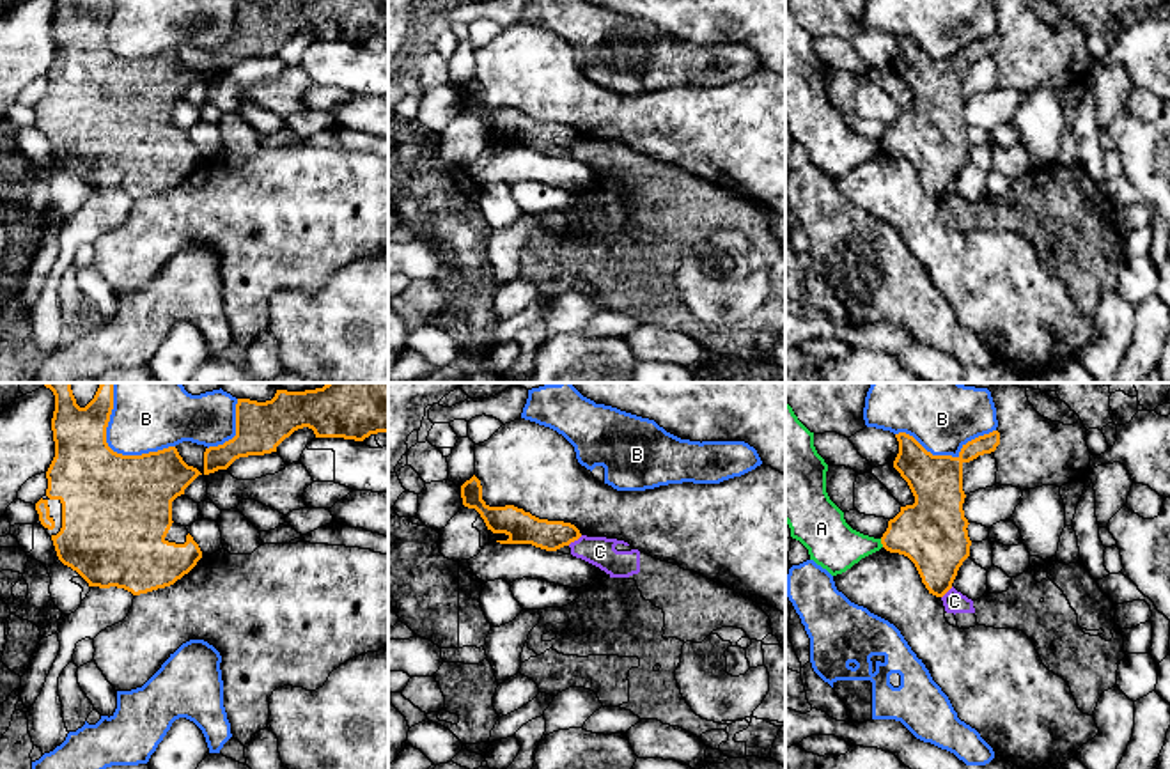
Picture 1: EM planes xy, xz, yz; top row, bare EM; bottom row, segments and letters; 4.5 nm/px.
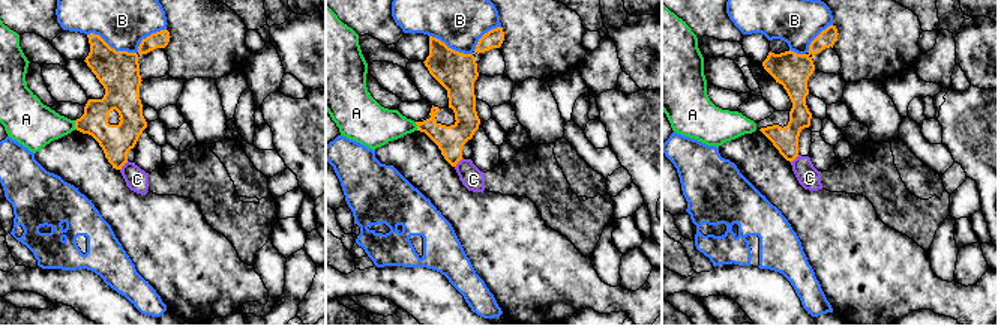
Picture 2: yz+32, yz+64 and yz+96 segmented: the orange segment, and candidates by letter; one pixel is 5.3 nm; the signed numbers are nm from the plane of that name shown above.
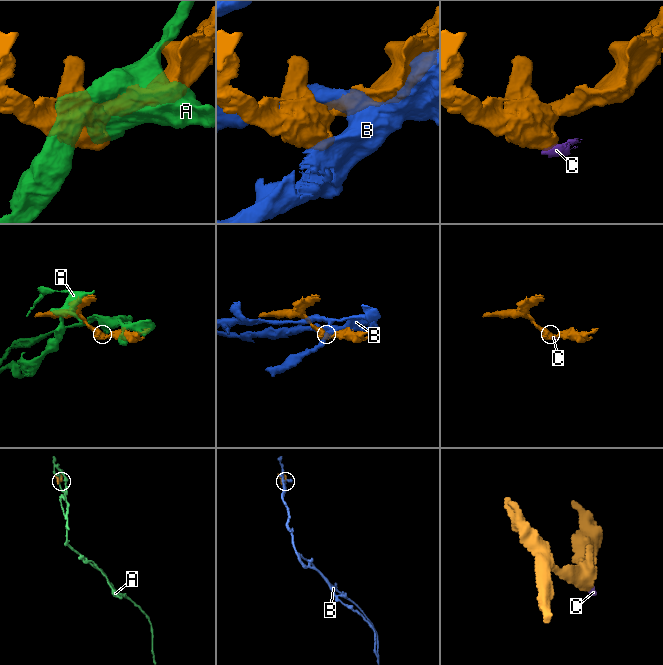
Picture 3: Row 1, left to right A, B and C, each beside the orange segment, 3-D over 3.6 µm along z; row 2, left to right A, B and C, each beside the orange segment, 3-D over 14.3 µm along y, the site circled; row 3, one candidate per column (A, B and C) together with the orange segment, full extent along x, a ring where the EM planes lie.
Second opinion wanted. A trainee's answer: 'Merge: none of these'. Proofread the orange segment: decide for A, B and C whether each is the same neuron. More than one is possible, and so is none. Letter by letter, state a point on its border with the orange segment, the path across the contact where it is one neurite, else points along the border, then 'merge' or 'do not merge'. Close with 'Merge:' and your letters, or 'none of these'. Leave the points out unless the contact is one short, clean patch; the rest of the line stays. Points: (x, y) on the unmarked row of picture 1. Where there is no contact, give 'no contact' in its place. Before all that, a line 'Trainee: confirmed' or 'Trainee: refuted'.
Trainee: confirmed
A: meets orange in yz at (881, 146); do not merge
B: meets orange in xy at (116, 55); do not merge
C: meets orange in xz at (575, 142); border along xz (582, 139), (568, 147); do not merge
Merge: none of these

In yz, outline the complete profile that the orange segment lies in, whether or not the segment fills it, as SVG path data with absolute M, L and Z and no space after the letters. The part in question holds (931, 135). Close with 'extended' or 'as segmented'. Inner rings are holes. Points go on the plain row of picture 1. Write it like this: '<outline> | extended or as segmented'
M1000 35L979 39L963 48L957 60L932 58L913 39L895 37L899 57L893 71L908 85L915 106L901 110L888 124L881 147L890 156L908 159L929 197L943 200L970 159L968 122L963 106L963 67L991 57Z | as segmented

